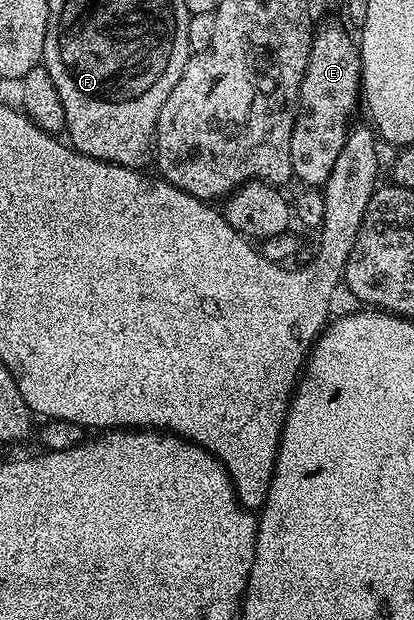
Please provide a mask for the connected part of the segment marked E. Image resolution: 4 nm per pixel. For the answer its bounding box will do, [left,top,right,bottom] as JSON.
[290,26,362,188]

